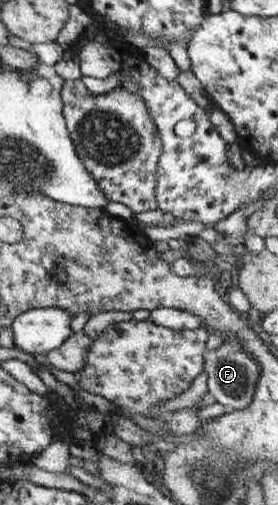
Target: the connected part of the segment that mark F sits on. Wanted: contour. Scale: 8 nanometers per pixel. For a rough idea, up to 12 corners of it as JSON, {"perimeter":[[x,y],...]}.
{"perimeter":[[237,343],[203,353],[207,393],[226,411],[249,405],[259,365]]}

